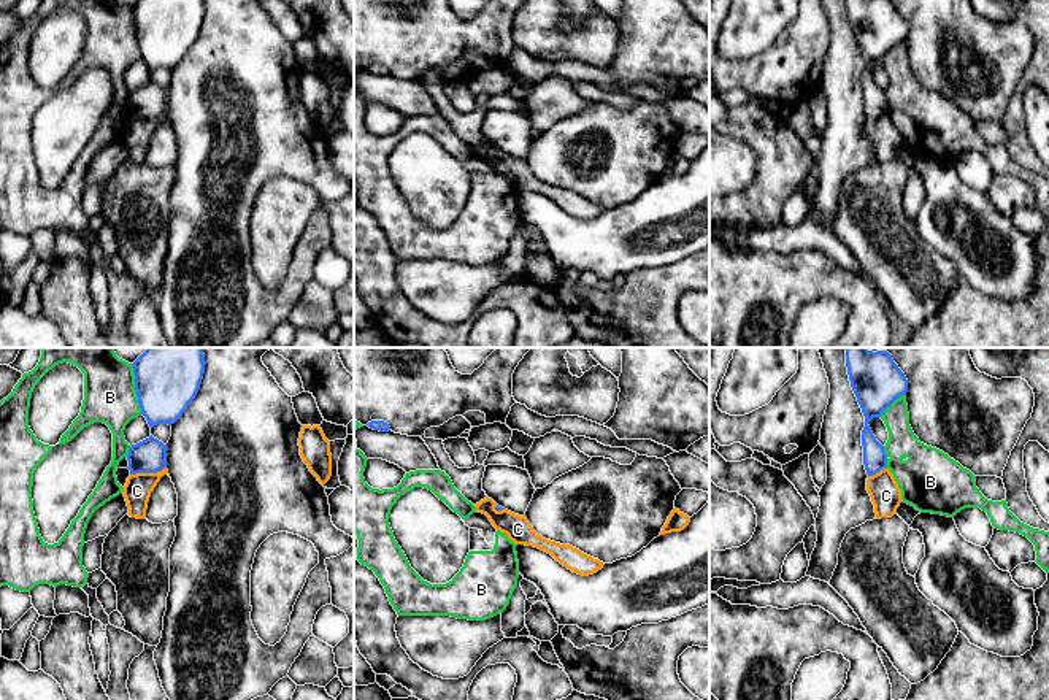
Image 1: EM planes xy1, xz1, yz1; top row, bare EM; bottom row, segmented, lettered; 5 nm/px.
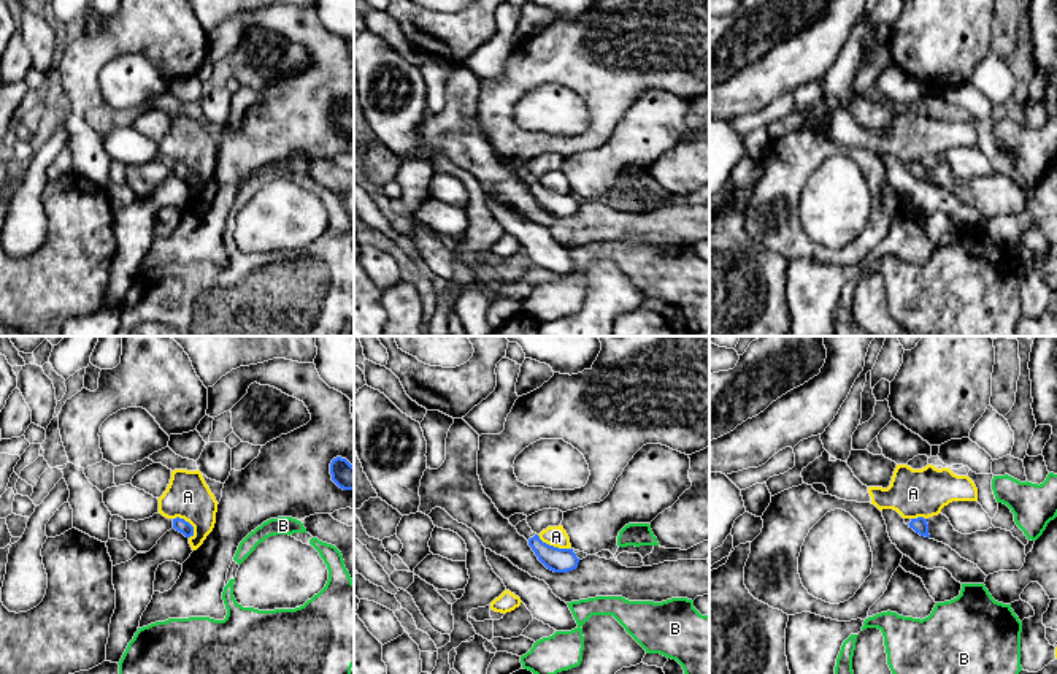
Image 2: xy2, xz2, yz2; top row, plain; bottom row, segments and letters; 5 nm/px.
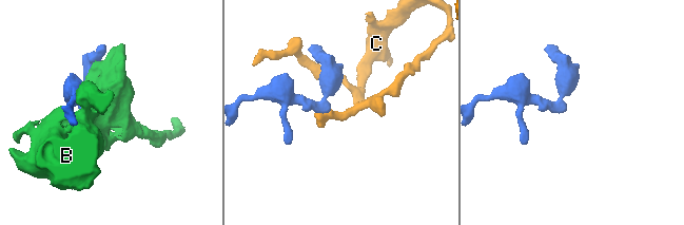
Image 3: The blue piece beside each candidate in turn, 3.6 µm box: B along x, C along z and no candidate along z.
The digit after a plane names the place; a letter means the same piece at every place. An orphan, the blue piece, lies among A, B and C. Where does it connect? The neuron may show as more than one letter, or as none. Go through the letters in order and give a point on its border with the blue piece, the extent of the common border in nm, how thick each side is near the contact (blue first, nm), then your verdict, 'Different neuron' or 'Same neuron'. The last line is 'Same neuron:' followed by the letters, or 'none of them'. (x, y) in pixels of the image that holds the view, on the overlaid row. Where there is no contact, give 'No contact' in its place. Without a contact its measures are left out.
A: Touches blue at xz2 (553, 546). Shared border 190 nm. Thickness 130 nm (blue) against 100 nm. Different neuron
B: Touches blue at xy1 (135, 389). Shared border 260 nm. Thickness 340 nm (blue) against 260 nm. Different neuron
C: Touches blue at xy1 (148, 472). Shared border 190 nm. Thickness 180 nm (blue) against 140 nm. Different neuron
Same neuron: none of them

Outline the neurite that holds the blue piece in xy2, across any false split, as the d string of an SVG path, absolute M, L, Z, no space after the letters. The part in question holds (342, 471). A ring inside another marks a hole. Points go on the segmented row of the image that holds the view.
M341 457L330 463L332 481L343 490L354 490L354 466Z

